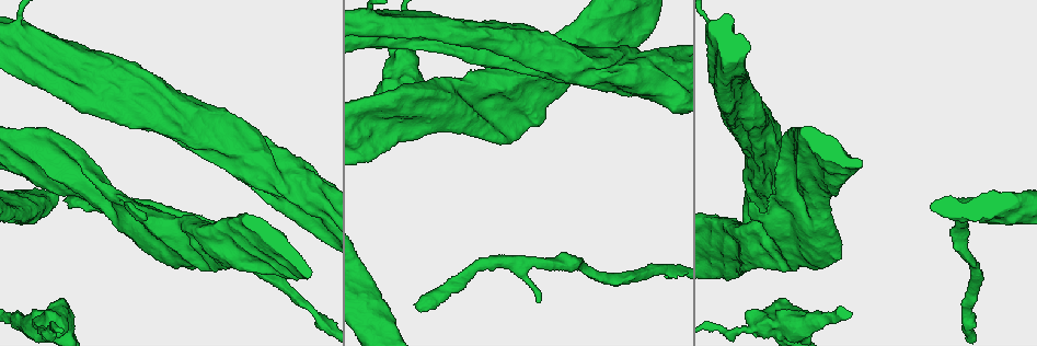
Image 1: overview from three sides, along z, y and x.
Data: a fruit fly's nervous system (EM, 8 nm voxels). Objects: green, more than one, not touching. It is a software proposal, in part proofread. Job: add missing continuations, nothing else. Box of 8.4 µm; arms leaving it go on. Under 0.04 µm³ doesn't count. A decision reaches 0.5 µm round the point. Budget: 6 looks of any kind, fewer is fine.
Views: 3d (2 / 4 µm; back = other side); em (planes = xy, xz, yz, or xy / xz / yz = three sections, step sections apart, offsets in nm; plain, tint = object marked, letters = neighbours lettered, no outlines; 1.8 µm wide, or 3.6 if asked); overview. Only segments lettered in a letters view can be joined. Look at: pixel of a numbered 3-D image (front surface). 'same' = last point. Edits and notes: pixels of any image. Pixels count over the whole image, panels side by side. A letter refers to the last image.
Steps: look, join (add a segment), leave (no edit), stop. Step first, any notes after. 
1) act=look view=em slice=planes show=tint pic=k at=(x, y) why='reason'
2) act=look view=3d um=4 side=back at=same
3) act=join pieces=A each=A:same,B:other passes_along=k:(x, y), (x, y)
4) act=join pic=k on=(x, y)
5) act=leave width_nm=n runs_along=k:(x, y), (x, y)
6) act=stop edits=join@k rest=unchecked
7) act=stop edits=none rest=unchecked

act=look view=3d um=4 pic=1 at=(146, 111) why='thick turns thin'

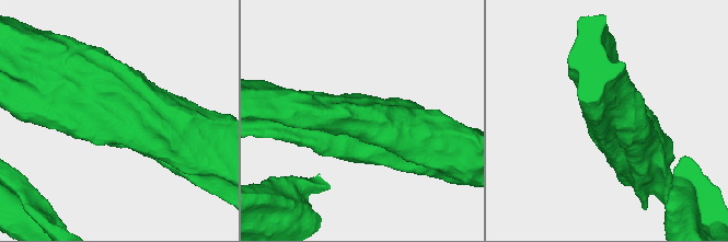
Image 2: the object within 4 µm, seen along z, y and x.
act=look view=em um=3.6 slice=planes show=tint pic=2 at=(119, 116)

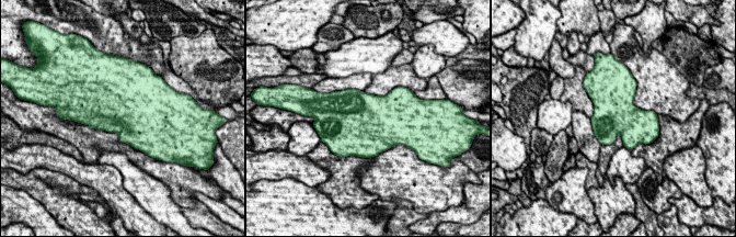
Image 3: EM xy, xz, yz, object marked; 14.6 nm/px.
act=look view=em um=3.6 slice=planes show=letters at=same

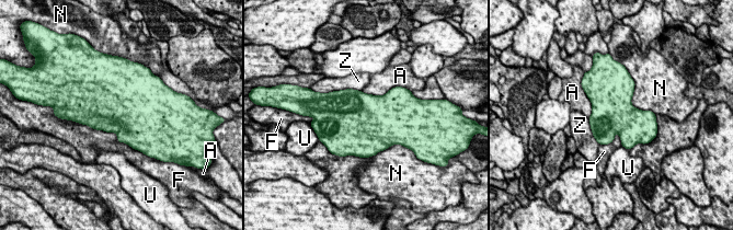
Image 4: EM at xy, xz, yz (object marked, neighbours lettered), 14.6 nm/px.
act=leave each=A:other,F:other,N:other,U:other,Z:other border=4:(84, 124), (113, 131), (135, 149) found='none of them fits'

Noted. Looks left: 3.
act=look view=em um=3.6 slice=planes show=letters pic=1 at=(750, 203) why='free end'

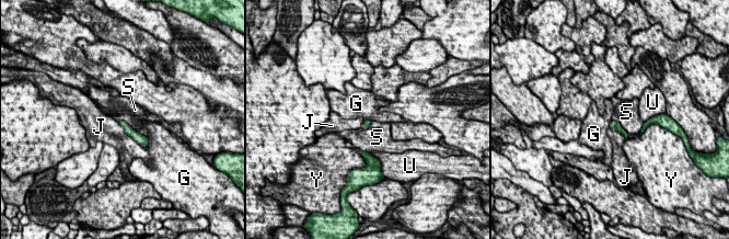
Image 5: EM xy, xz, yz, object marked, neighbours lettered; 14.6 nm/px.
act=leave each=G:other,J:other,S:other,U:other,Y:other border=5:(118, 118), (126, 122), (138, 133) found='none of them fits'

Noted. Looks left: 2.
act=look view=em slice=planes show=plain pic=1 at=(54, 191) why='touches itself'

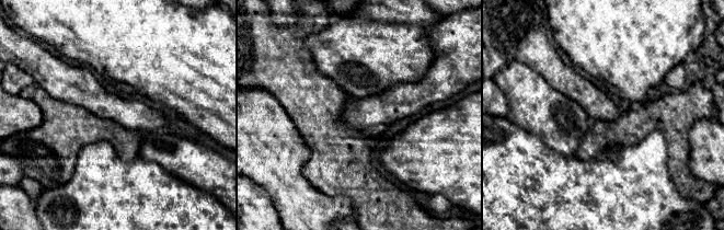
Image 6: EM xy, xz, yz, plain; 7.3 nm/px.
act=look view=em slice=planes show=letters at=same why='what lies round it'

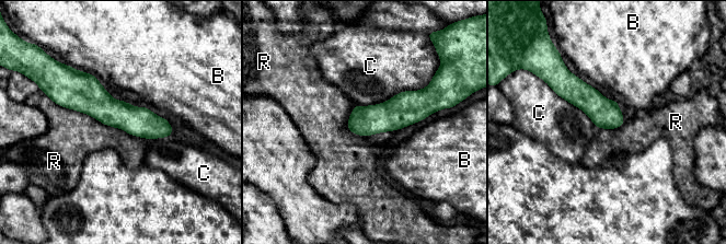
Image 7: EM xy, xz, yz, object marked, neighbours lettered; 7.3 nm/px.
act=leave each=B:other,C:other,R:other border=7:(48, 96), (61, 106), (146, 139) found='none of them fits'

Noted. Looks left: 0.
act=stop edits=none rest=unchecked

